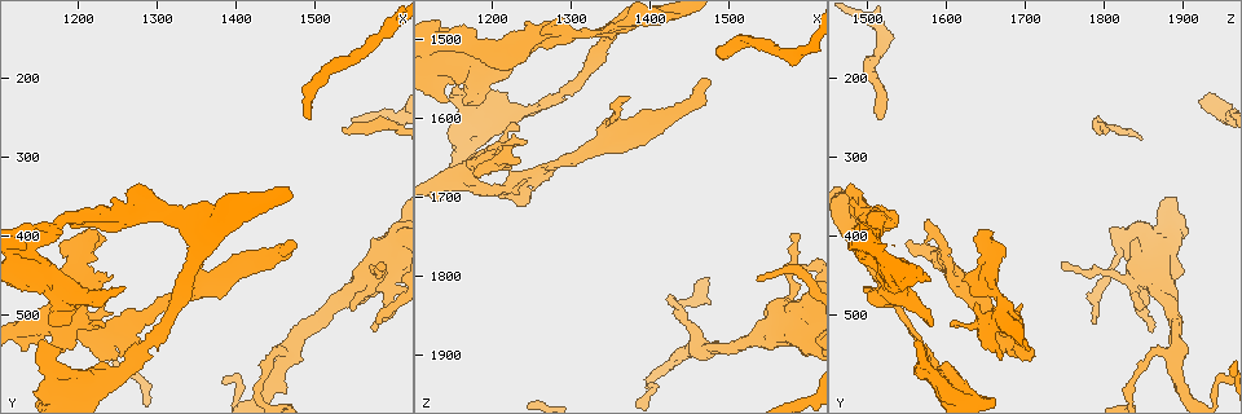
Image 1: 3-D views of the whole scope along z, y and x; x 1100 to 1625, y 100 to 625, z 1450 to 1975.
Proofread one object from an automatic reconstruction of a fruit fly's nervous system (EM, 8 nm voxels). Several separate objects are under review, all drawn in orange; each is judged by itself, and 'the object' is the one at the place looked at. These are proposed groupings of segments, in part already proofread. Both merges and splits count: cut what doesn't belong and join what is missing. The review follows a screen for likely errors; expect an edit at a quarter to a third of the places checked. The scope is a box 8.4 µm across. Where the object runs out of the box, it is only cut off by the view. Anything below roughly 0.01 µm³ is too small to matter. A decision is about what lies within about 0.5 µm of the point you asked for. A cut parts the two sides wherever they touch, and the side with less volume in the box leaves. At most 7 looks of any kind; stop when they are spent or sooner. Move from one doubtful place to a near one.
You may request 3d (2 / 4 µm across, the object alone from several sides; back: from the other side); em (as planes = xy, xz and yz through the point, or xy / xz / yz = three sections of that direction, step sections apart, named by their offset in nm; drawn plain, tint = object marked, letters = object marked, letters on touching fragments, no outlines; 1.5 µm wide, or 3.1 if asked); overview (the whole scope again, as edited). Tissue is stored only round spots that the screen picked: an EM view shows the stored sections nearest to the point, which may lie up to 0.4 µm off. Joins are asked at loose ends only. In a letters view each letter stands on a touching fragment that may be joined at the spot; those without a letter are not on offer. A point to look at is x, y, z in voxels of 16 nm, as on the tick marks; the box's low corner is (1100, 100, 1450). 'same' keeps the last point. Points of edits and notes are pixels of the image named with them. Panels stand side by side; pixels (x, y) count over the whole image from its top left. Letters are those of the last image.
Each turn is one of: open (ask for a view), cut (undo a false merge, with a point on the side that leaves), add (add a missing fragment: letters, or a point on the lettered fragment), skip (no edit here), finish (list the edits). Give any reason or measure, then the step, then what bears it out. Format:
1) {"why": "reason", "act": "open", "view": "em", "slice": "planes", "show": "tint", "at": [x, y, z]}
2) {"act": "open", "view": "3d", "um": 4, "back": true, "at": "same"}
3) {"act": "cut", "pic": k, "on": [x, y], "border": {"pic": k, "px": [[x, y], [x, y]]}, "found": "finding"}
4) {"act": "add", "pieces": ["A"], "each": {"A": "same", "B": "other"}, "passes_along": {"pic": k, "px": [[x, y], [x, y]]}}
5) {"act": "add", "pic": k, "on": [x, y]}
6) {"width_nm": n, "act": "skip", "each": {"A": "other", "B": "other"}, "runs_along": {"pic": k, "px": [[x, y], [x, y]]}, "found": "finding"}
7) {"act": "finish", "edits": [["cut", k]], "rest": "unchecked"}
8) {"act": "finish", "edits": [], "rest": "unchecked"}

{"why": "branch stops here", "act": "open", "view": "em", "slice": "xy", "step": 8, "show": "letters", "at": [1495, 250, 1515]}

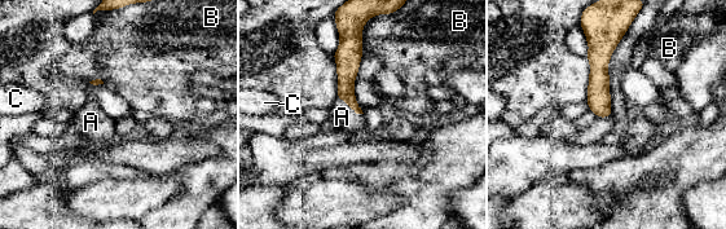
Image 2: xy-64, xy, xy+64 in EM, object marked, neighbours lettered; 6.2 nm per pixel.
{"act": "add", "pieces": ["A"], "each": {"A": "same", "B": "other", "C": "other"}, "passes_along": {"pic": 2, "px": [[347, 67], [350, 108], [342, 117]]}, "found": "the neuron continues"}

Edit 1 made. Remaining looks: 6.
{"act": "open", "view": "overview"}

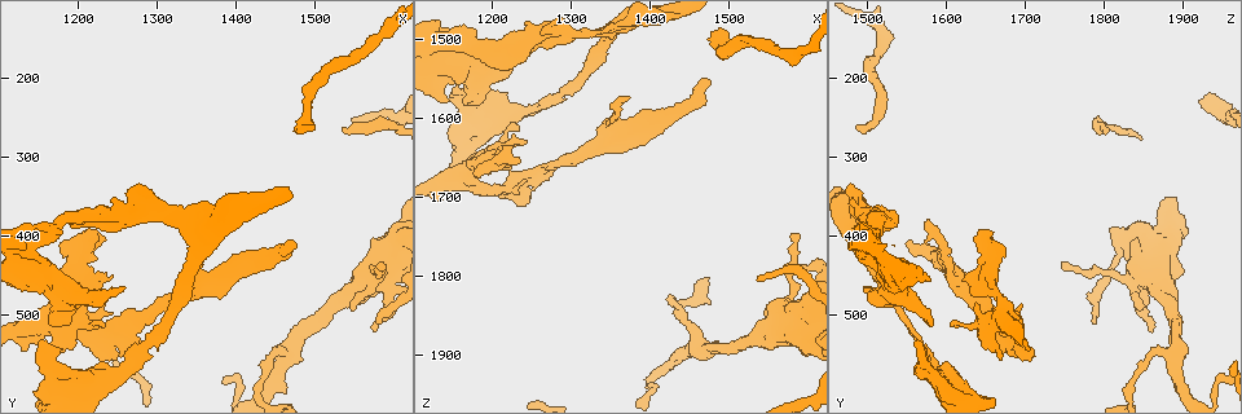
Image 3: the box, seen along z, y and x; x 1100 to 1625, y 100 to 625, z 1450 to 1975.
{"why": "three-way junction", "act": "open", "view": "3d", "um": 2, "back": true, "at": [1185, 465, 1535]}

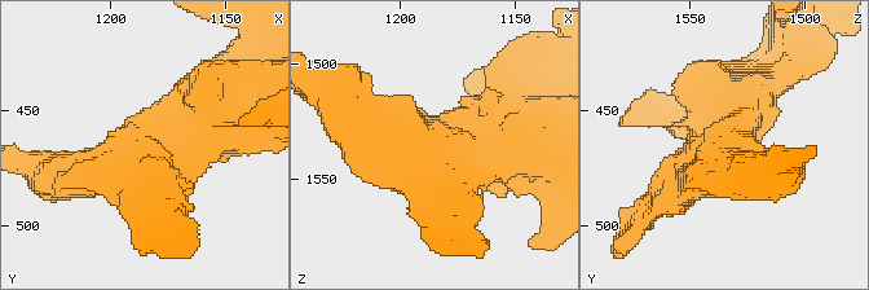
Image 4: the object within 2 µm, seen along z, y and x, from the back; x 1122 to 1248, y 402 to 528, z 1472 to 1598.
{"arms": 3, "arm_widths_nm": [220, 300, 440], "act": "open", "view": "em", "slice": "planes", "show": "plain", "at": [1186, 468, 1535]}

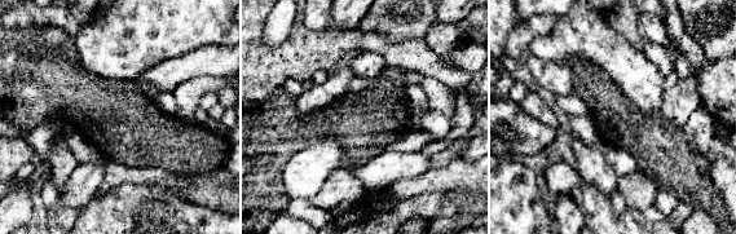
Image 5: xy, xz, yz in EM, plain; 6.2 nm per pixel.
{"act": "open", "view": "em", "slice": "planes", "show": "letters", "at": "same"}

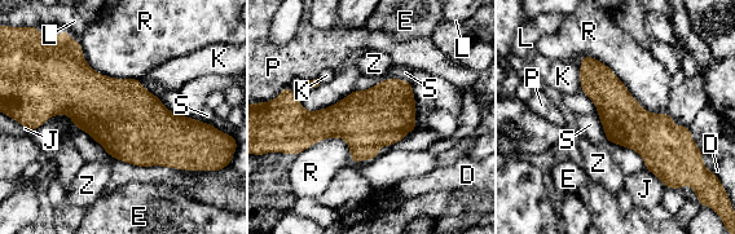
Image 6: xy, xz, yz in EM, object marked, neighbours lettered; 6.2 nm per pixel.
{"width_nm": 280, "longest_contact_nm": ["R", 600], "act": "skip", "each": {"D": "other", "E": "other", "J": "other", "K": "other", "L": "other", "P": "other", "R": "other", "S": "other", "Z": "other"}, "found": "all the same neuron"}

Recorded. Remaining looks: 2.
{"why": "branch point", "act": "open", "view": "em", "slice": "xy", "step": 4, "show": "tint", "at": [1345, 405, 1495]}

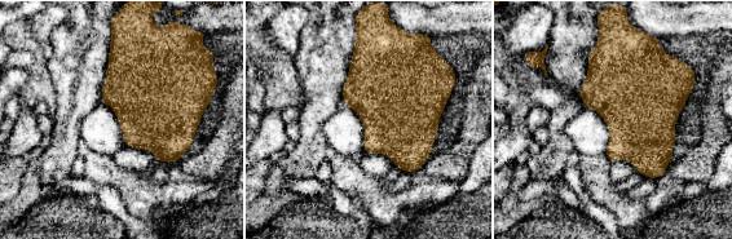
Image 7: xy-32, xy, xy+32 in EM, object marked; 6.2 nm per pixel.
{"act": "open", "view": "em", "slice": "planes", "show": "letters", "at": "same"}

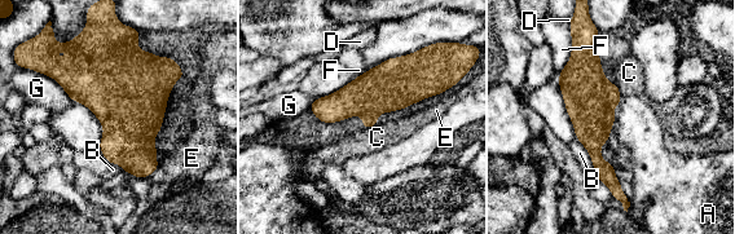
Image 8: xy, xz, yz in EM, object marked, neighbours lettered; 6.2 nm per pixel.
{"act": "skip", "each": {"A": "other", "B": "other", "C": "other", "D": "other", "E": "other", "F": "other", "G": "other"}, "border": {"pic": 8, "px": [[378, 124], [364, 129]]}, "found": "continuous, no second neuron"}

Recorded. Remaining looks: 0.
{"act": "finish", "edits": [["add", 2]], "rest": "unchecked"}

